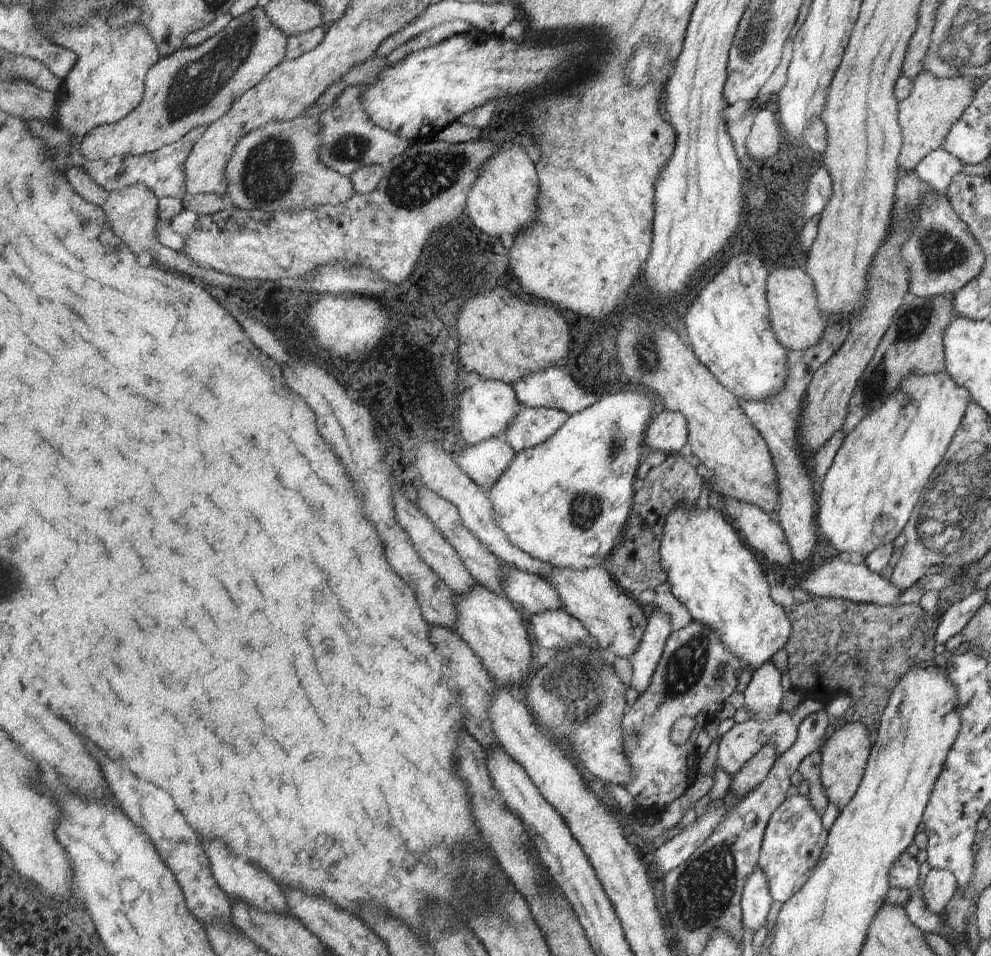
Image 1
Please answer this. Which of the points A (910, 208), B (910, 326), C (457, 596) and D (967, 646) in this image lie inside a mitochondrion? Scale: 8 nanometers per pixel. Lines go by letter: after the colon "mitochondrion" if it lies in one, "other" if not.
A: mitochondrion
B: mitochondrion
C: other
D: other

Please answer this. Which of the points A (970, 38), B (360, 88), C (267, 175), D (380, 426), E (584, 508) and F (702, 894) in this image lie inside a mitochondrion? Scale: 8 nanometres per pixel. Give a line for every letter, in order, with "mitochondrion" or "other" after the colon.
A: mitochondrion
B: other
C: mitochondrion
D: other
E: mitochondrion
F: mitochondrion

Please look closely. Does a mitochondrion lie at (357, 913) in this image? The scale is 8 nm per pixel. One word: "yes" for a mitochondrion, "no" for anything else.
no

